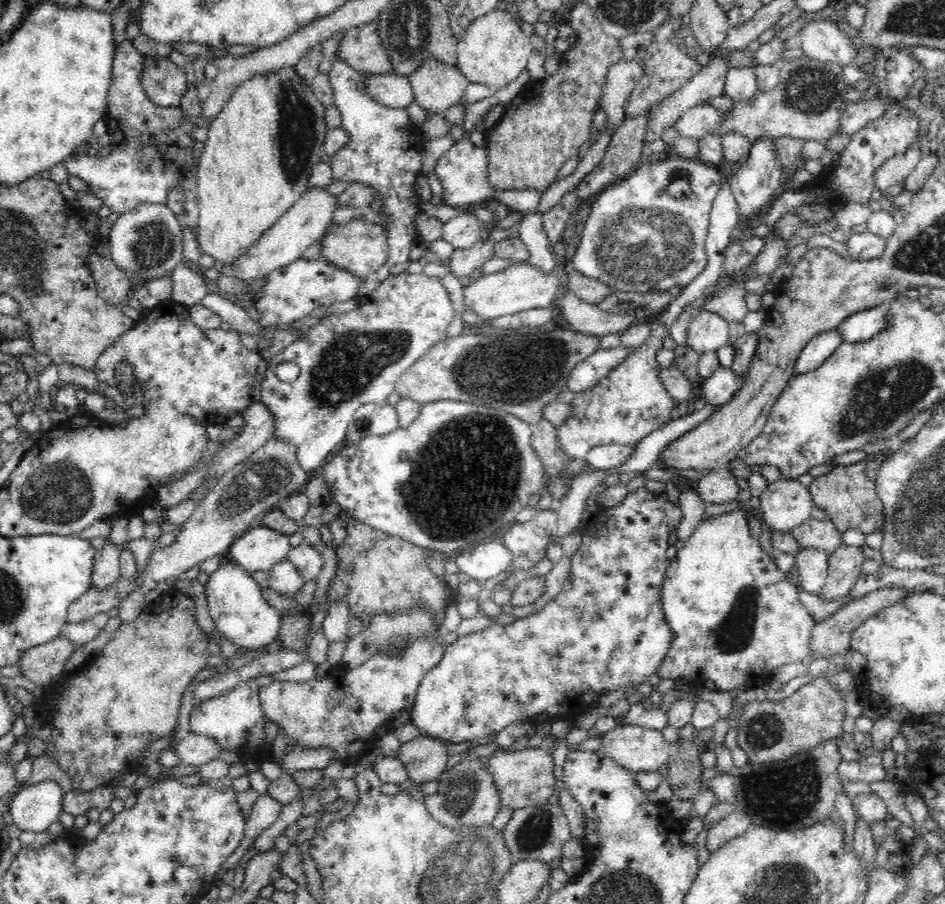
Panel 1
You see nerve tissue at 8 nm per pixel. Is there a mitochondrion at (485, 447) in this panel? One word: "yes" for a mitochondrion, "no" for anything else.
yes

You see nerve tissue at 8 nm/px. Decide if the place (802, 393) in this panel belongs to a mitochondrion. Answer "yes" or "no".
no

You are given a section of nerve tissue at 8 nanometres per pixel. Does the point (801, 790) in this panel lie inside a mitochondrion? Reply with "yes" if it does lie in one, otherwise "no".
yes

